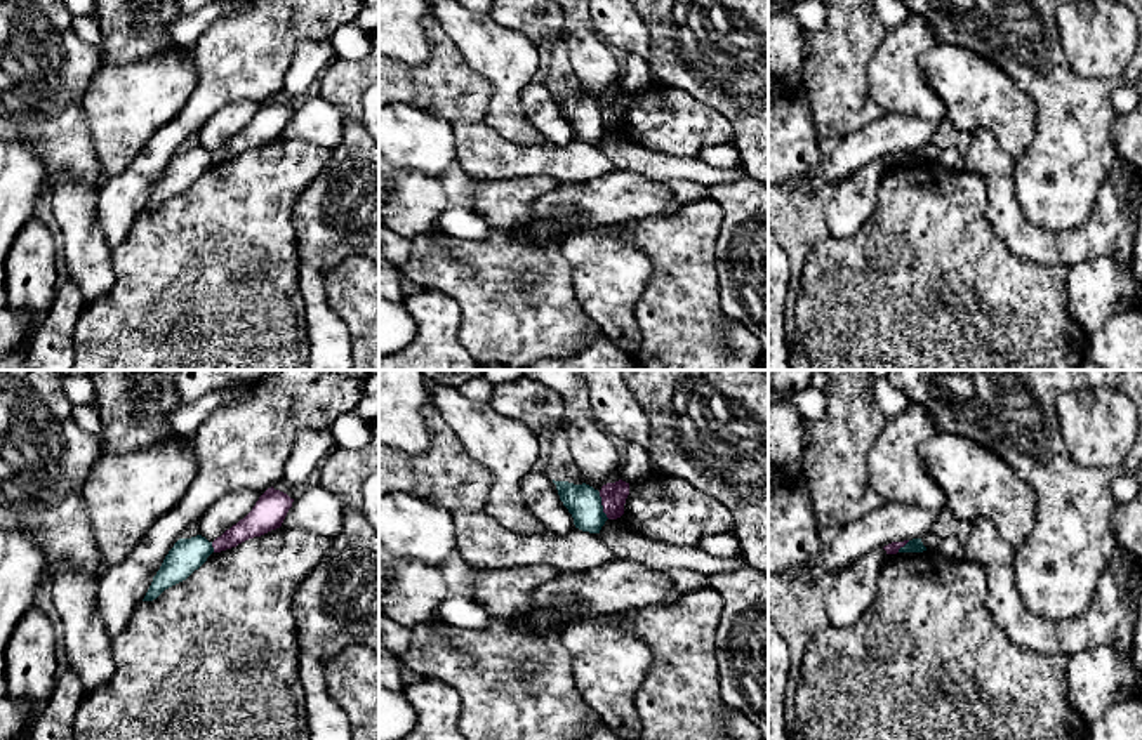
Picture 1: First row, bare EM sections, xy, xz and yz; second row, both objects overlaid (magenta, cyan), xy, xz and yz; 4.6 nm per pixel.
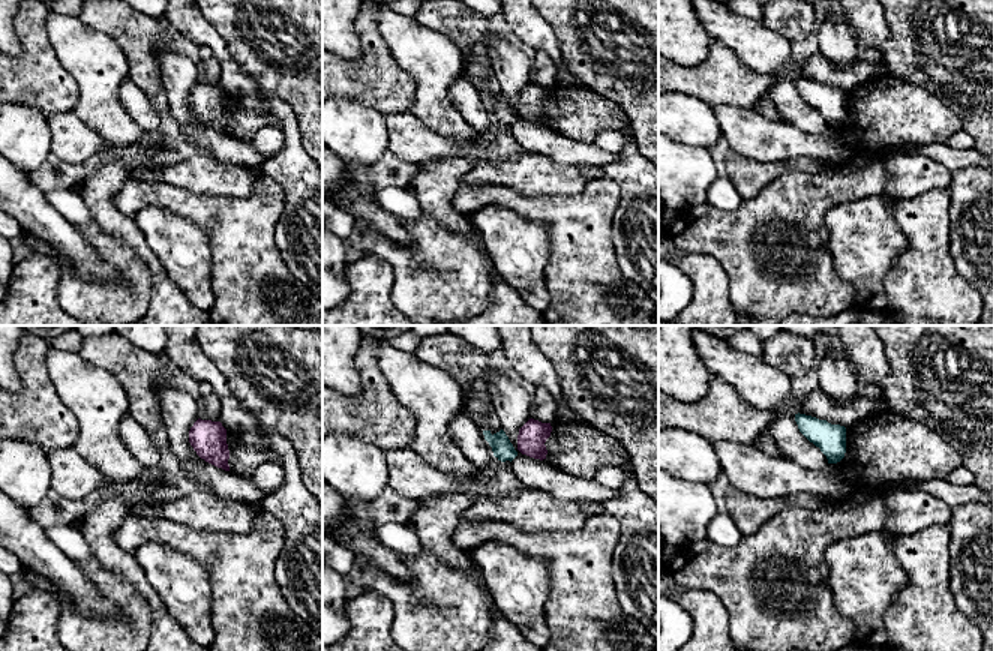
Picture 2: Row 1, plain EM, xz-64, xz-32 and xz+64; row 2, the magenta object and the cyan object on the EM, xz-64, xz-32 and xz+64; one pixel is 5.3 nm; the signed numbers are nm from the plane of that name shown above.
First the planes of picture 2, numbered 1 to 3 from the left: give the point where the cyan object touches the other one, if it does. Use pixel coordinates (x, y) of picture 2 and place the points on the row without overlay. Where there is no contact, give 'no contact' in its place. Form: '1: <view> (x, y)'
1: no contact
2: no contact
3: no contact

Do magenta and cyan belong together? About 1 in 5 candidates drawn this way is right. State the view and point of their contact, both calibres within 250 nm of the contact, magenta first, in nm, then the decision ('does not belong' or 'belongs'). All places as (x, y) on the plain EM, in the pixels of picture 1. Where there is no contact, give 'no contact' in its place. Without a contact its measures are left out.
xz (602, 115) | 120/160 nm | does not belong

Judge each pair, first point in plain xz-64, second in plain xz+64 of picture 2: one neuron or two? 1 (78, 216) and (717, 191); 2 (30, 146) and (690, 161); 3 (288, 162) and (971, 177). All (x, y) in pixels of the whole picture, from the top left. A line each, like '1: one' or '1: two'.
1: one
2: two
3: one

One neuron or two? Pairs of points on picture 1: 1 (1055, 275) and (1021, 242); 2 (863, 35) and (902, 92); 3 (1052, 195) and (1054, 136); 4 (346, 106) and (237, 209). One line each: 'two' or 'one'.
1: two
2: two
3: one
4: two

